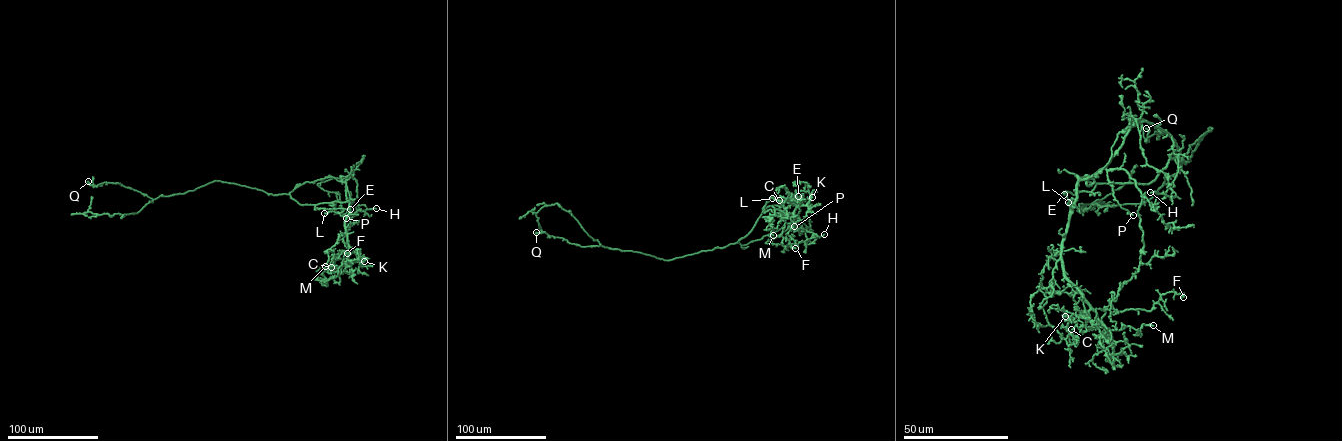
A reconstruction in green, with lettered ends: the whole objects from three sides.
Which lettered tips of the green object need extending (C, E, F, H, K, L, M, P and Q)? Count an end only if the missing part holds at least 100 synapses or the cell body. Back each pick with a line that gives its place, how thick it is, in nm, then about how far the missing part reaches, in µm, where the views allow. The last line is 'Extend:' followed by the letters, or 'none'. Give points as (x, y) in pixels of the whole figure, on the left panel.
Extend: none

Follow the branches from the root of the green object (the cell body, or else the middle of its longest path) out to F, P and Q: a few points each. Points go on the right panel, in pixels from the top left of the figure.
F: (1186, 153), (1146, 184), (1076, 176), (1061, 253), (1063, 274), (1094, 309), (1150, 310), (1162, 294), (1183, 297)
P: (1186, 153), (1146, 184), (1076, 176), (1105, 169), (1114, 198), (1133, 215)
Q: (1186, 153), (1190, 145), (1212, 128), (1178, 171), (1180, 149), (1173, 138), (1155, 131), (1147, 141), (1146, 128)

